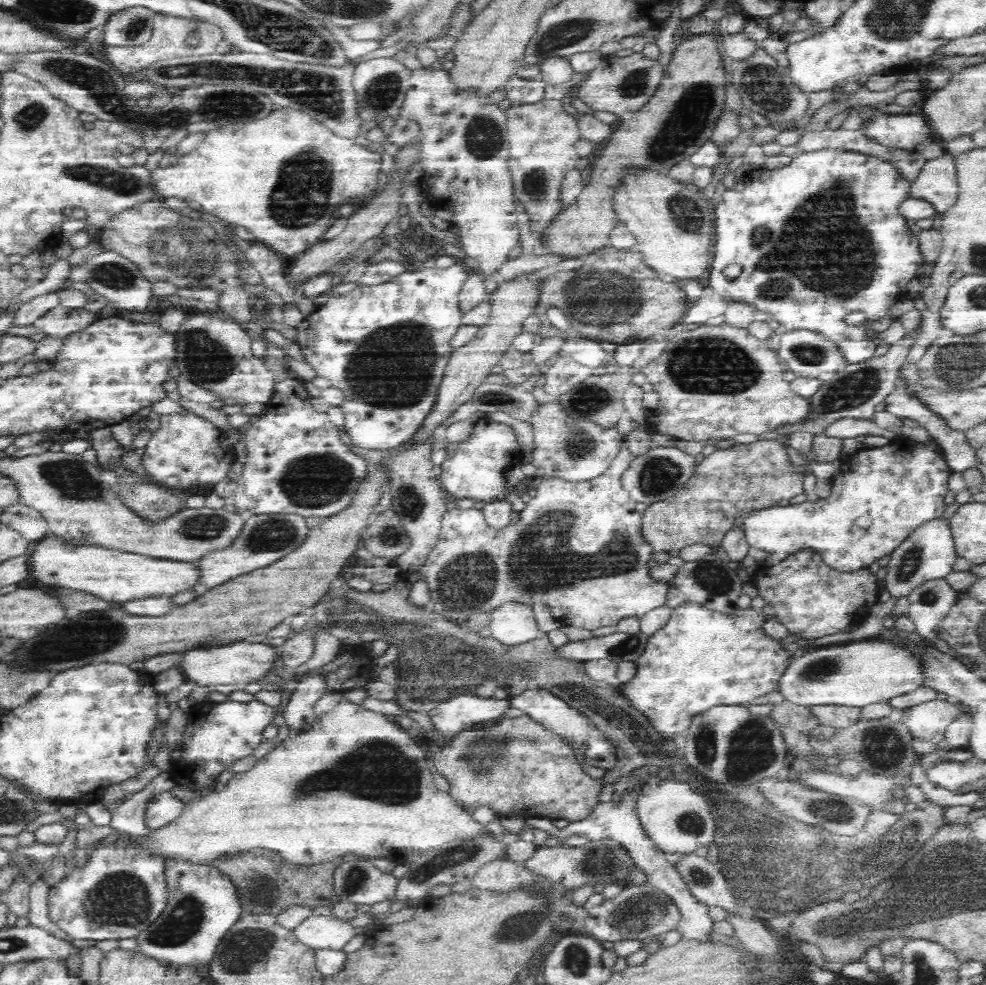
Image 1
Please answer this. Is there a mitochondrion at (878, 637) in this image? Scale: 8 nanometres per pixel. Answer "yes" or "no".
no

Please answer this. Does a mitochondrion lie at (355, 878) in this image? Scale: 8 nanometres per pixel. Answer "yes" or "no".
yes

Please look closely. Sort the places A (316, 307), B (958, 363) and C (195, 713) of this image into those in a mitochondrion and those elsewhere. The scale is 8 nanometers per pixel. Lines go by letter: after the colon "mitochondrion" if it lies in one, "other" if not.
A: other
B: mitochondrion
C: other

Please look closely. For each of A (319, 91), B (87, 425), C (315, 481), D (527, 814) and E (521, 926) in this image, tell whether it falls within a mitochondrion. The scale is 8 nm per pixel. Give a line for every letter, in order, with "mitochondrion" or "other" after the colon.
A: mitochondrion
B: other
C: mitochondrion
D: other
E: mitochondrion

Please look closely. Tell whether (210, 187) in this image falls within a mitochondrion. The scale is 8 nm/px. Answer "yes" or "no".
no

